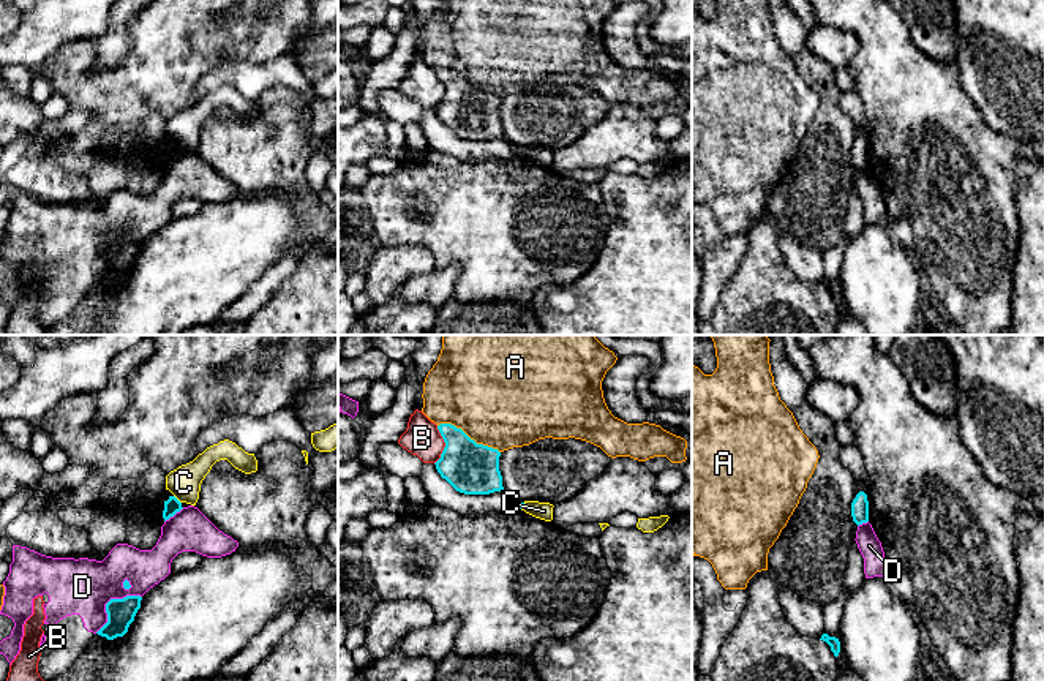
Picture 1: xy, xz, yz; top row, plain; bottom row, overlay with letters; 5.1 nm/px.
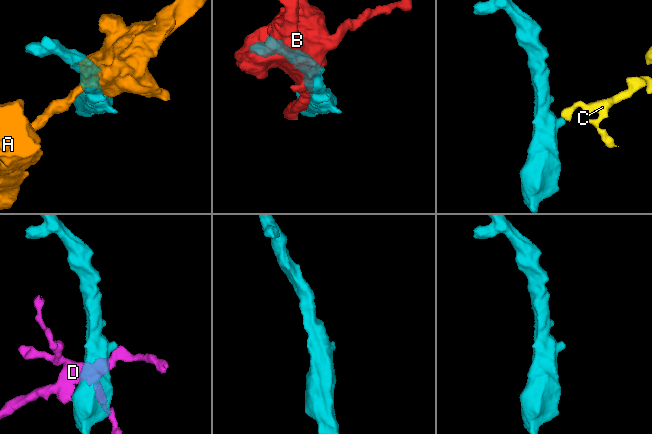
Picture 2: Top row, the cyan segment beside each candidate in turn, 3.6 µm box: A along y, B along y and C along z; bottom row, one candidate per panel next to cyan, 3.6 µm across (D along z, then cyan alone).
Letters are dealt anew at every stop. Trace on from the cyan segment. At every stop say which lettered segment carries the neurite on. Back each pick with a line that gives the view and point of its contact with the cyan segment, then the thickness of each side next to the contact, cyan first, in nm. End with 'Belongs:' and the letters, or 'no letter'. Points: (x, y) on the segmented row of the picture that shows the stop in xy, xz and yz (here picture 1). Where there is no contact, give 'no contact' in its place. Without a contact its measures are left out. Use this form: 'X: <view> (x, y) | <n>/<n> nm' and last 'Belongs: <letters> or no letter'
Belongs: no letter

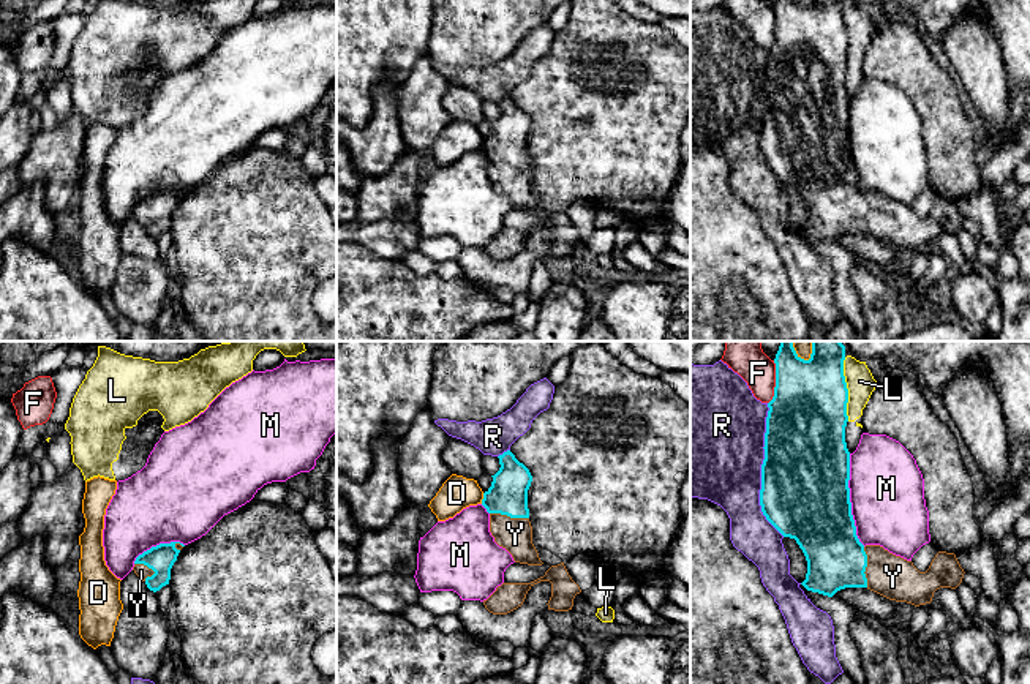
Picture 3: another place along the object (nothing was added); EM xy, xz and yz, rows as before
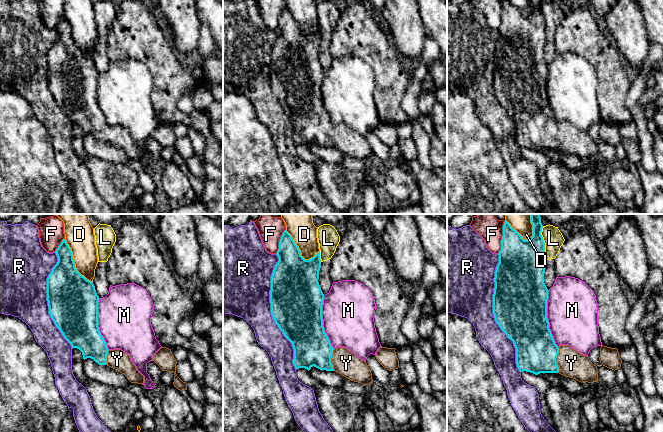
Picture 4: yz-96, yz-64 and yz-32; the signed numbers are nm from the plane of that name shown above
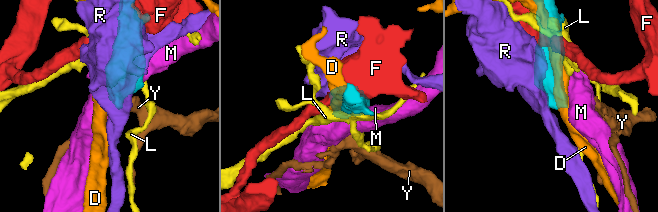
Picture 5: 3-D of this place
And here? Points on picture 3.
Y: yz (866, 566) | 300/220 nm
Belongs: Y

